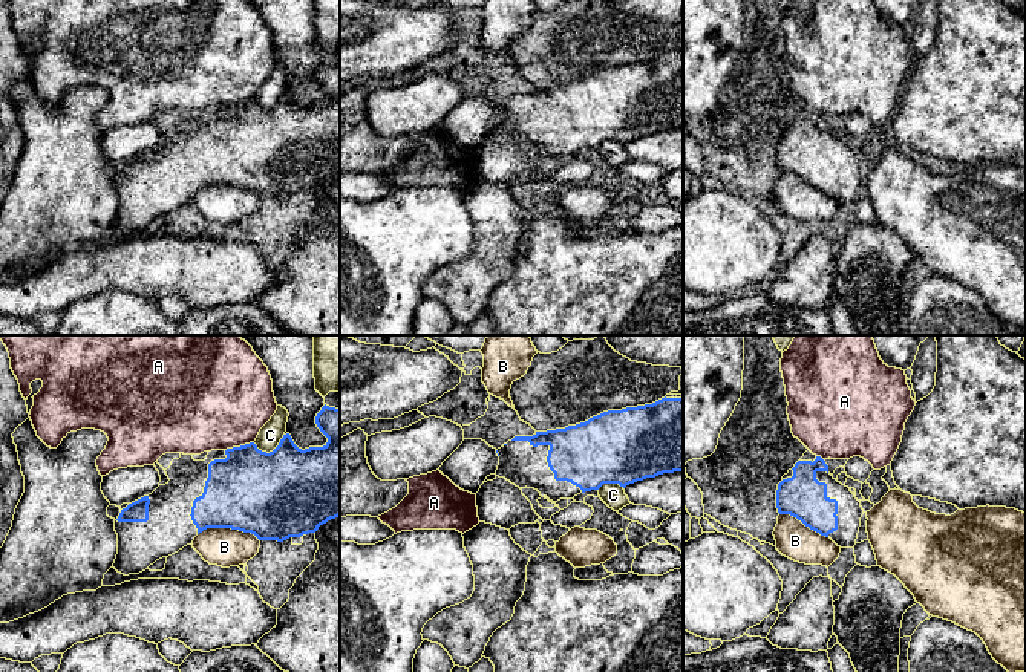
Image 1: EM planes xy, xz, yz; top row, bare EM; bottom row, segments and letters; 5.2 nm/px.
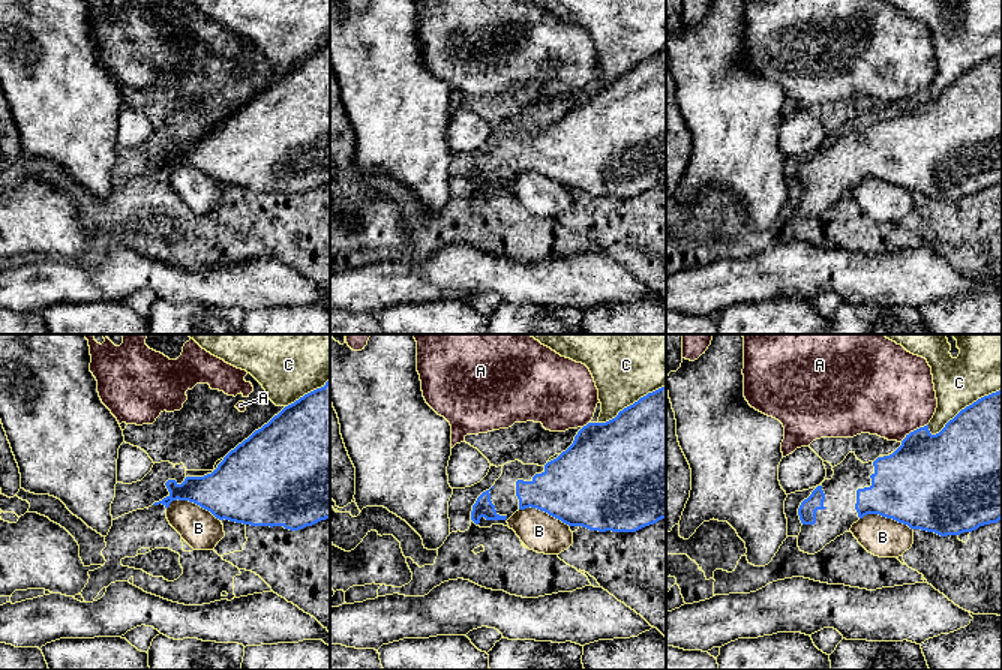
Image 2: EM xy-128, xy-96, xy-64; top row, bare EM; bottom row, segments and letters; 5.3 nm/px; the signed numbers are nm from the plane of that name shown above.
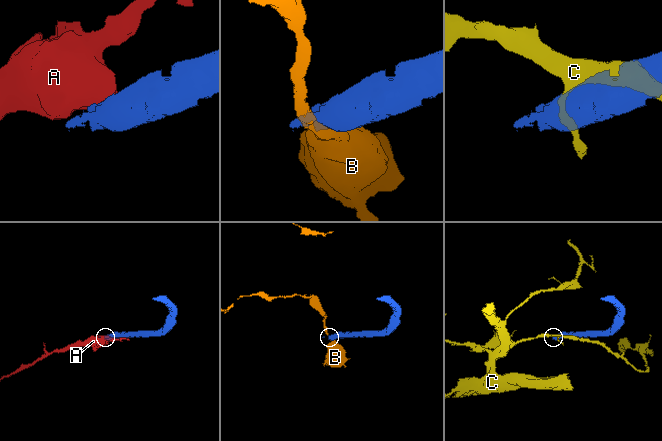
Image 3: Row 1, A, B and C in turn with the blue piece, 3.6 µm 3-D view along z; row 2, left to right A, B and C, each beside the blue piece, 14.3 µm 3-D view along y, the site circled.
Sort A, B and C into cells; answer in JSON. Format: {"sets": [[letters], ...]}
{"sets": [["A"], ["B"], ["C"]]}

